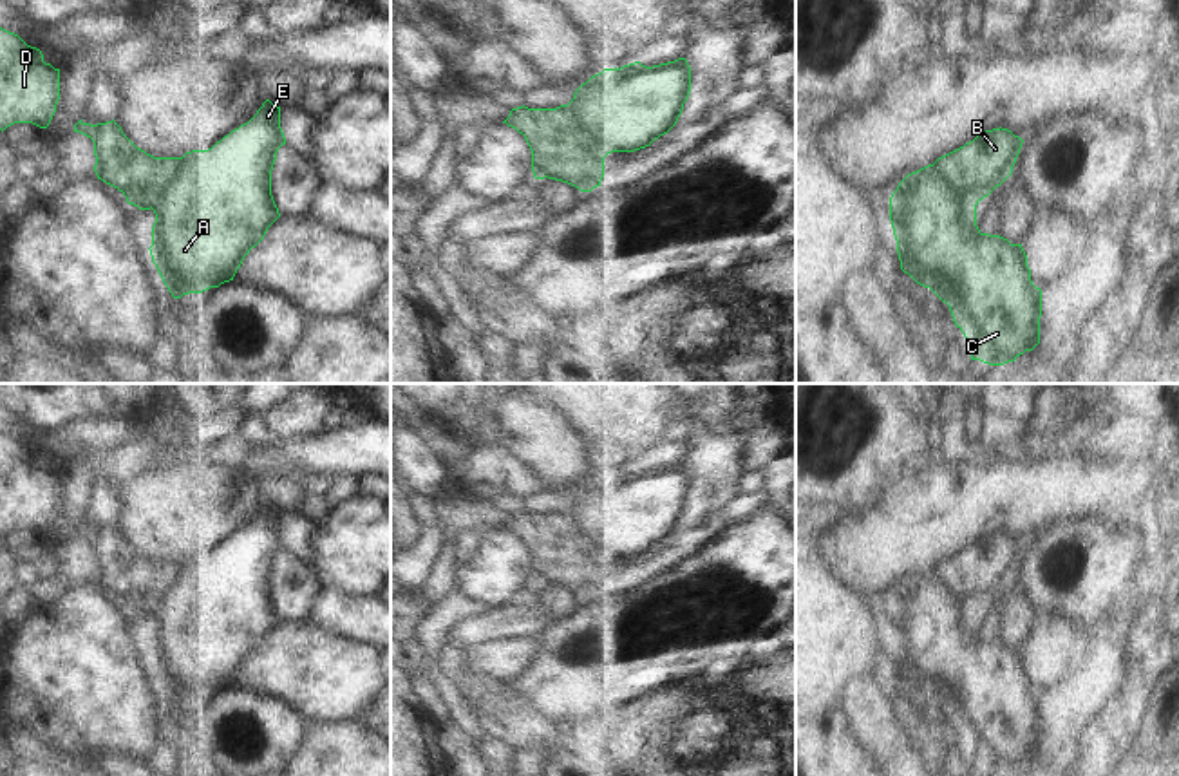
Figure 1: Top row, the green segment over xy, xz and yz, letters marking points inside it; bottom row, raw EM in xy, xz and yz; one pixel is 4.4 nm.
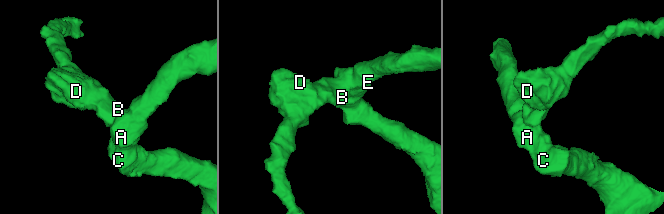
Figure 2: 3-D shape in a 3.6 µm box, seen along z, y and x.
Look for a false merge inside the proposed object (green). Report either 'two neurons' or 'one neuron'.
two neurons

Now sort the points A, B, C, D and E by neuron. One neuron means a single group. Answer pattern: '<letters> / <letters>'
A C E / B D

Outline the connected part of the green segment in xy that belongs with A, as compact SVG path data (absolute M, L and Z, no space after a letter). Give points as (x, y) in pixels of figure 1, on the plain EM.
M266 505L248 528L231 535L212 554L192 555L181 563L177 579L170 584L152 613L156 628L152 631L152 651L148 653L152 667L174 704L188 698L203 698L233 686L244 662L280 622L271 601L271 575L282 550L286 550L286 543L280 534L280 512Z

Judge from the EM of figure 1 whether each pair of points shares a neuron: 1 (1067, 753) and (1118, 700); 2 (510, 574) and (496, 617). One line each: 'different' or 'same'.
1: different
2: different

